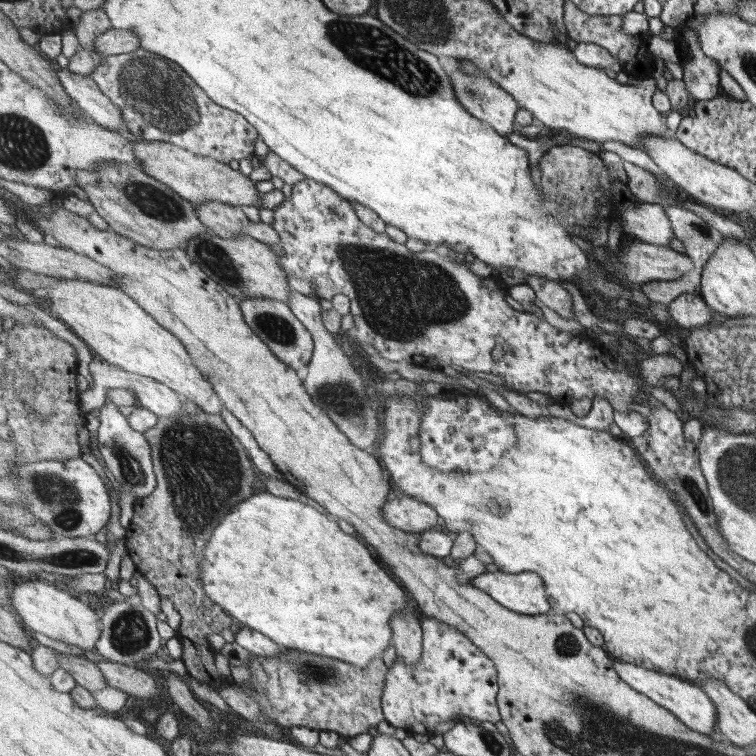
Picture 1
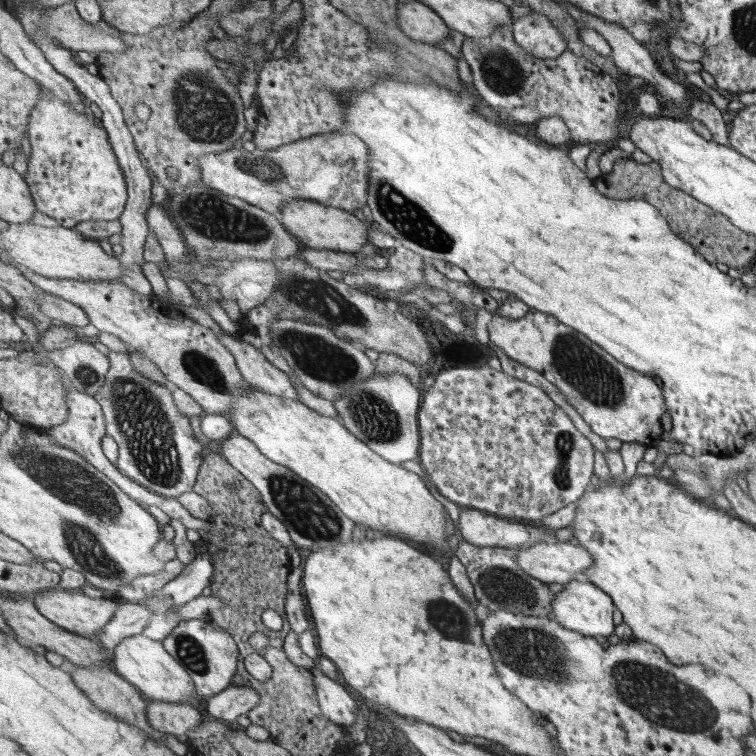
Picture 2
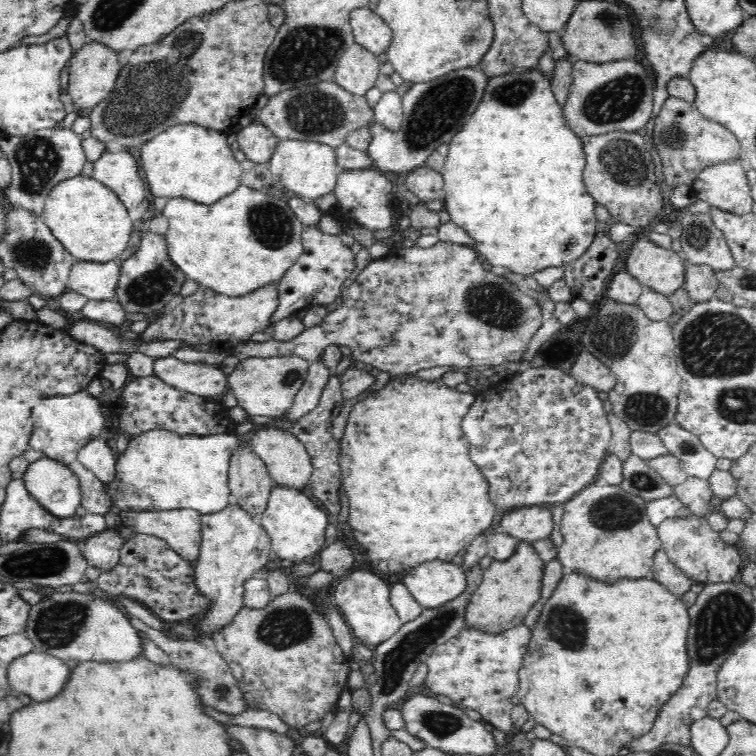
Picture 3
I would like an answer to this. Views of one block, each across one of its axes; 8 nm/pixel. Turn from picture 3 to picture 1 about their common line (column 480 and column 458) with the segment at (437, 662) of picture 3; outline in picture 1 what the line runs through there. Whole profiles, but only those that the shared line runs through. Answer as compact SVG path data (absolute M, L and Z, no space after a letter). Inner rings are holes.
M427 618L422 622L424 630L423 656L416 664L407 664L400 656L389 668L384 692L384 713L386 722L409 733L429 735L441 722L449 722L455 716L467 716L471 720L502 722L498 705L500 683L495 662L491 660L471 639L457 628L439 619Z

